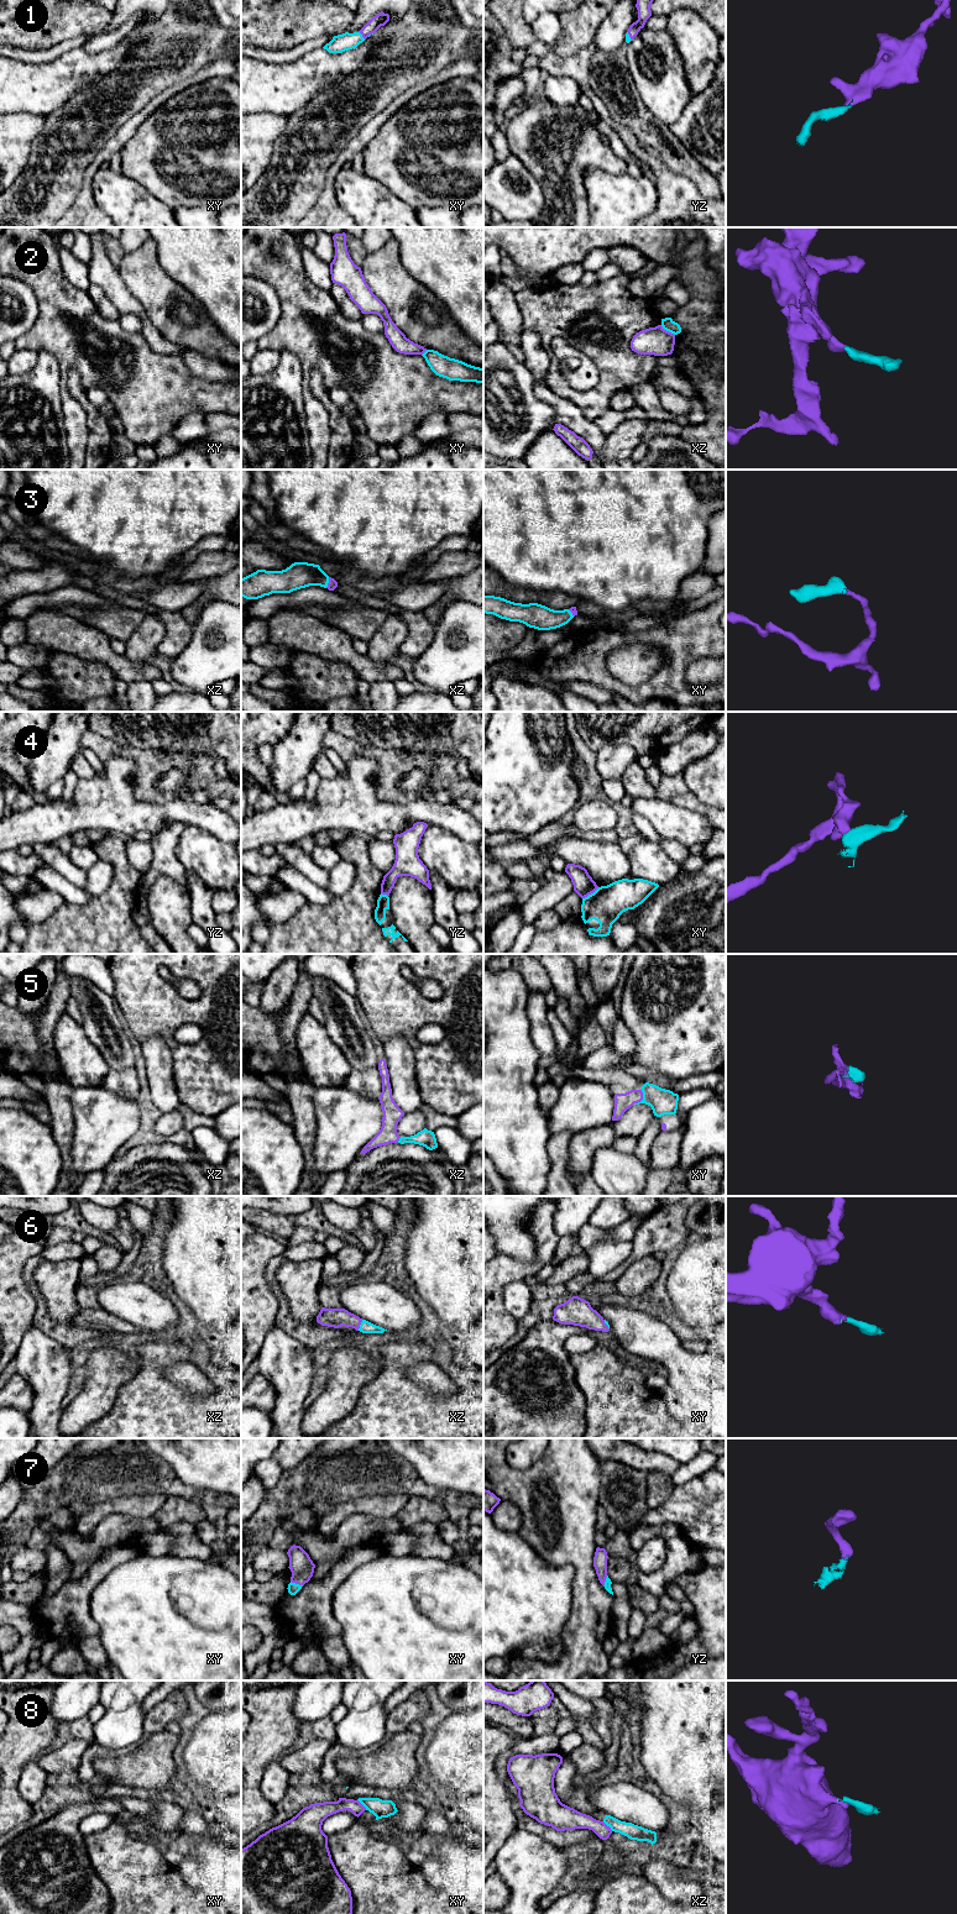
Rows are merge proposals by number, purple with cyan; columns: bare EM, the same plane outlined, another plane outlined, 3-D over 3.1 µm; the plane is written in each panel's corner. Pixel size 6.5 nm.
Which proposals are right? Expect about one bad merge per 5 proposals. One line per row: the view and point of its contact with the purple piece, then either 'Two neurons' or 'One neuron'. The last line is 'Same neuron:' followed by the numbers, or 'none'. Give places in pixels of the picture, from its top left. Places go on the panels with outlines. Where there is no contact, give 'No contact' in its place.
1: Touches purple at xy (361, 33). One neuron
2: Touches purple at xz (668, 331). Two neurons
3: Touches purple at xz (329, 582). One neuron
4: Touches purple at xy (590, 893). Two neurons
5: Touches purple at xy (642, 1096). One neuron
6: Touches purple at xz (360, 1323). One neuron
7: Touches purple at xy (297, 1583). One neuron
8: Touches purple at xz (606, 1825). Two neurons
Same neuron: 1, 3, 5, 6, 7

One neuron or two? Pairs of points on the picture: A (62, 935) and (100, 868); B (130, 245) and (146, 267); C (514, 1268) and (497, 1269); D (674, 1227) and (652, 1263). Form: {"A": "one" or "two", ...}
{"A": "two", "B": "two", "C": "one", "D": "two"}

